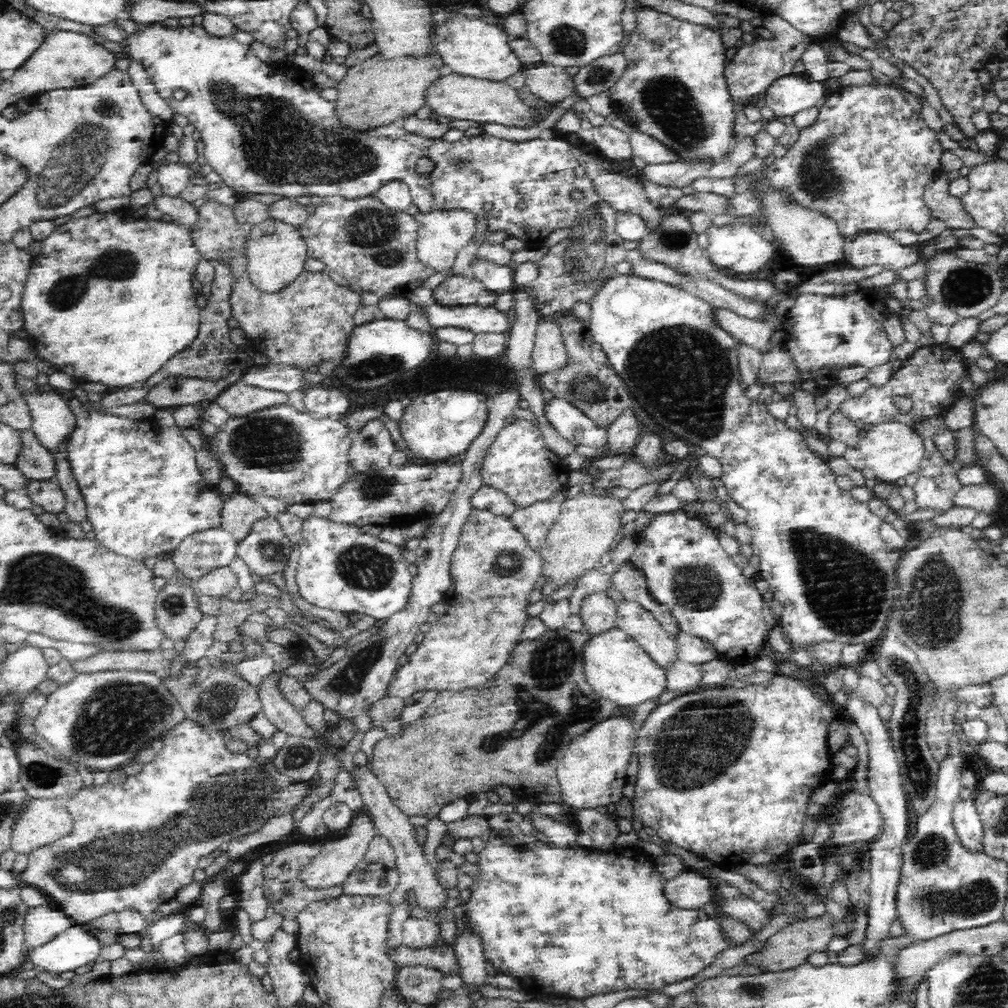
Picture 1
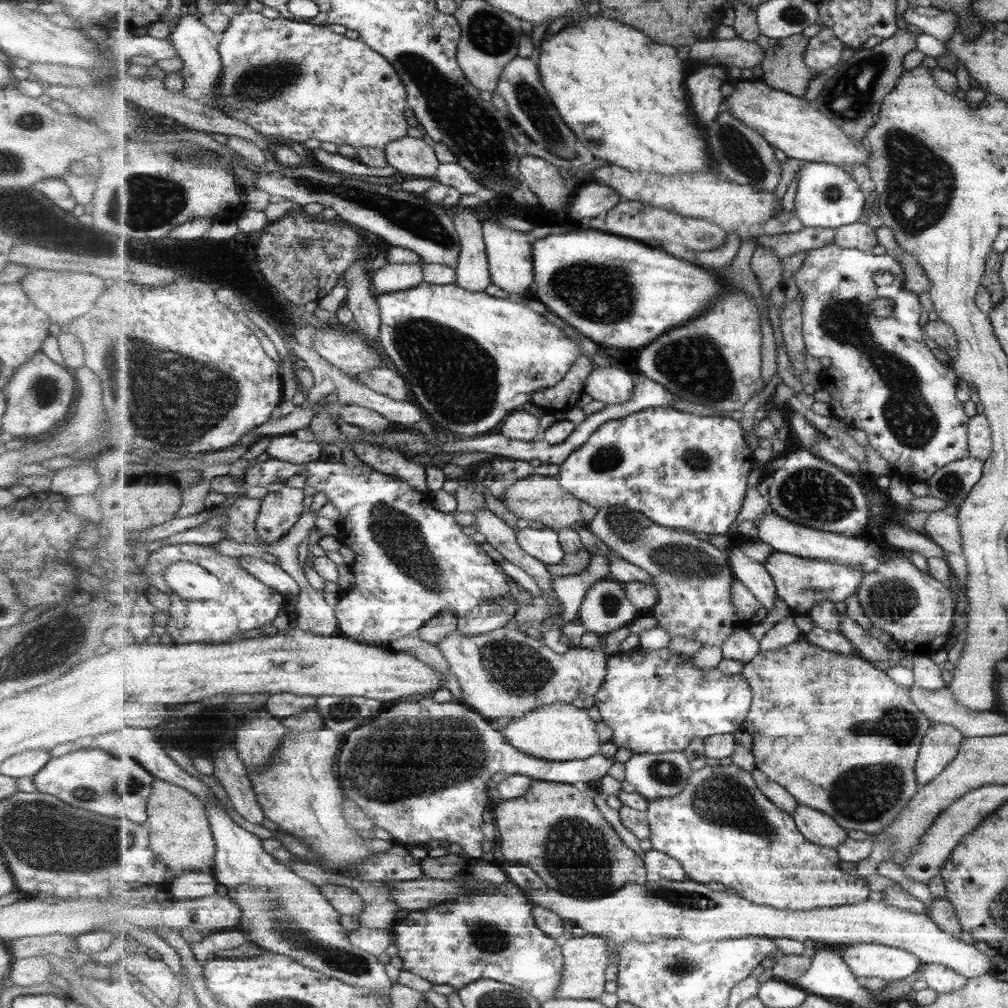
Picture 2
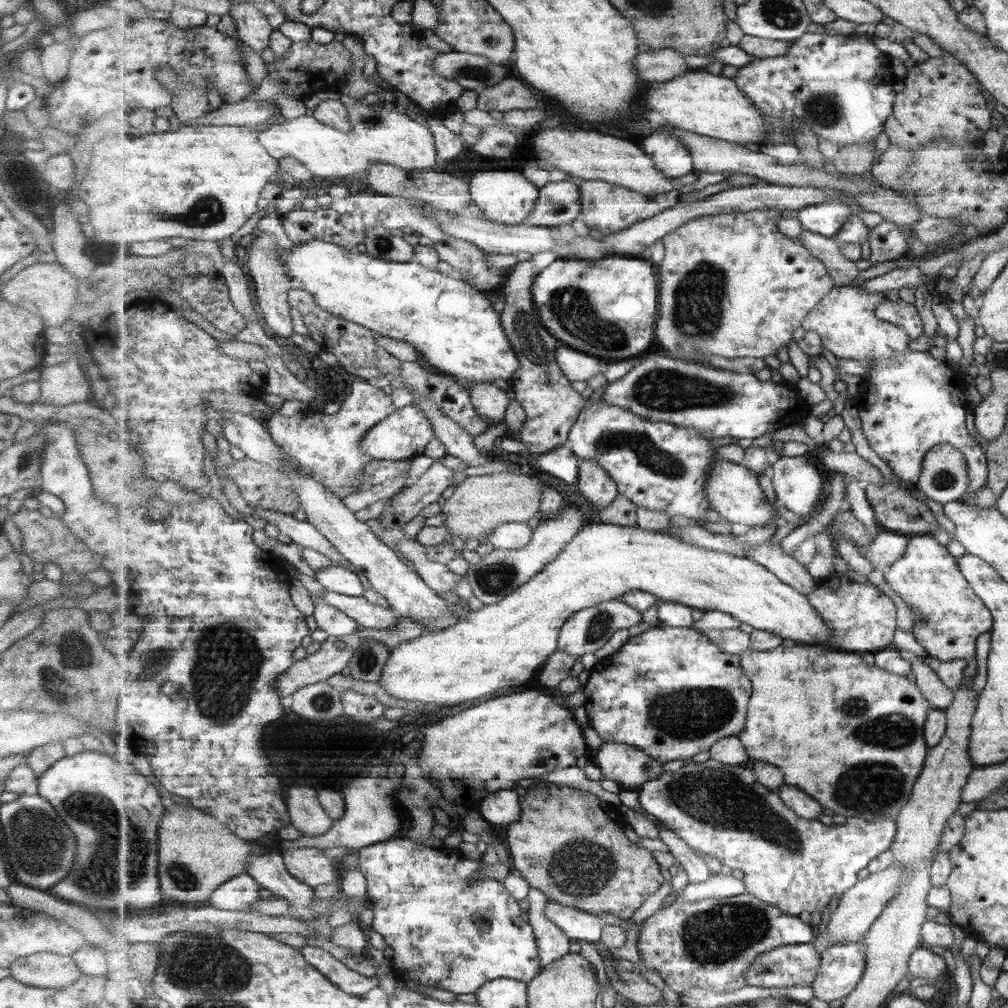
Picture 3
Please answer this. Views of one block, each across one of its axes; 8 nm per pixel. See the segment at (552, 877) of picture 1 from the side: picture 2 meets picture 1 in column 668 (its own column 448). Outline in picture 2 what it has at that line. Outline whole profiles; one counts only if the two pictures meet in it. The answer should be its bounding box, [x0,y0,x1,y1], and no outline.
[391,879,566,1003]

